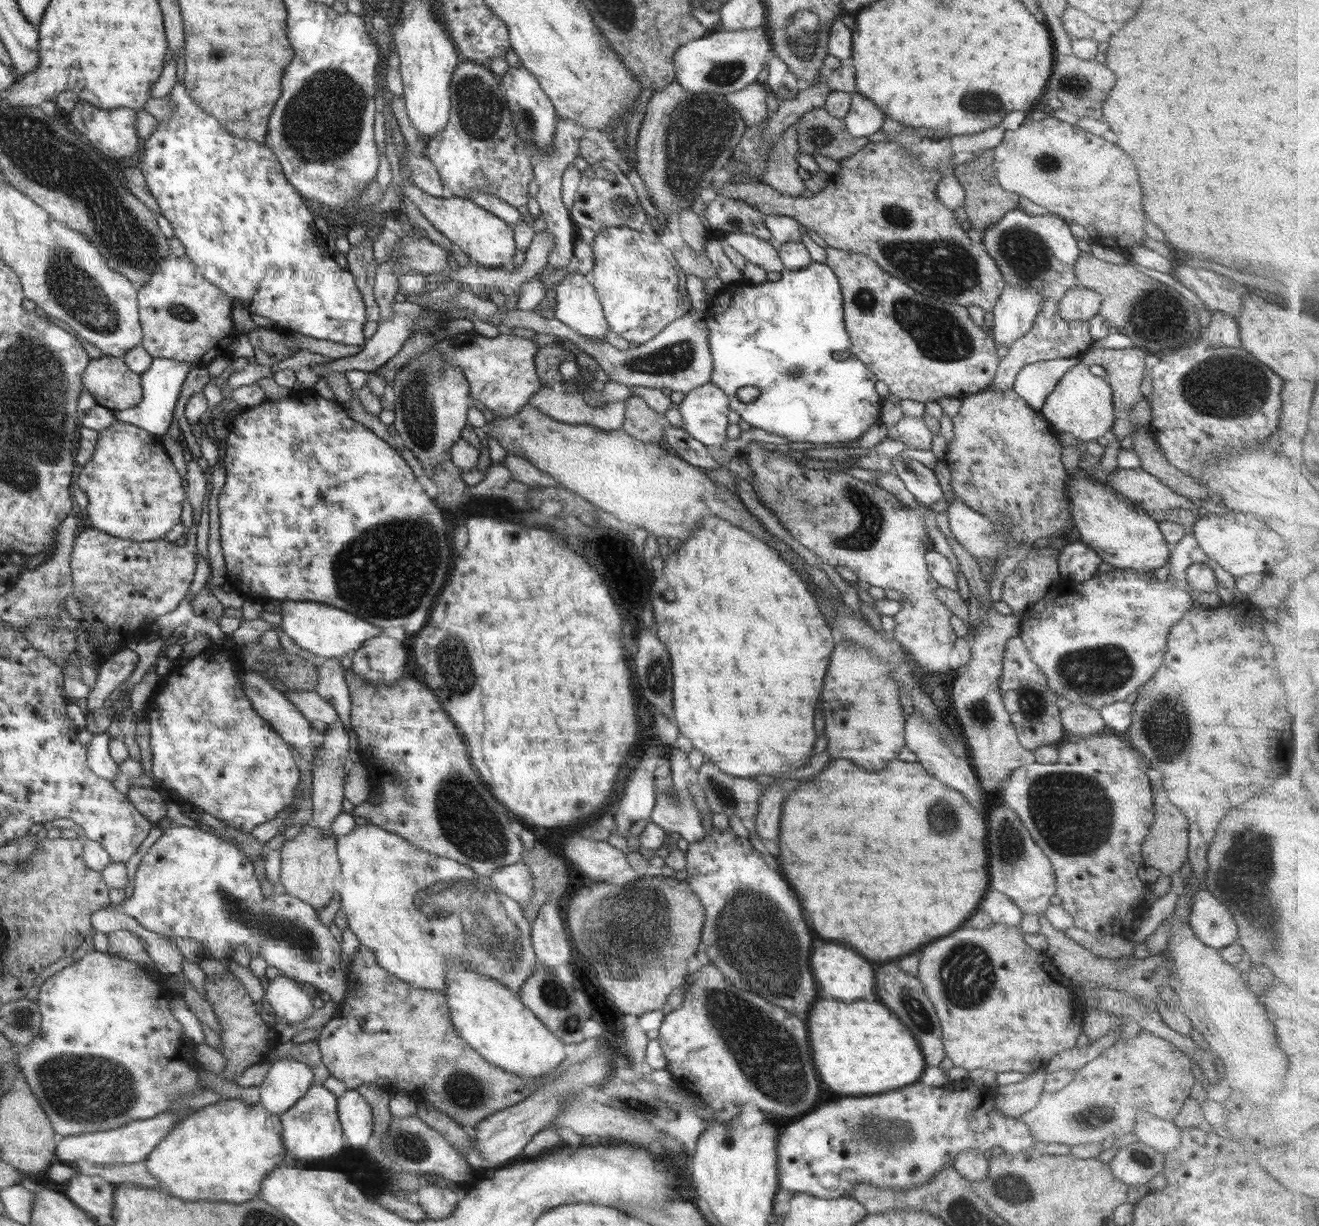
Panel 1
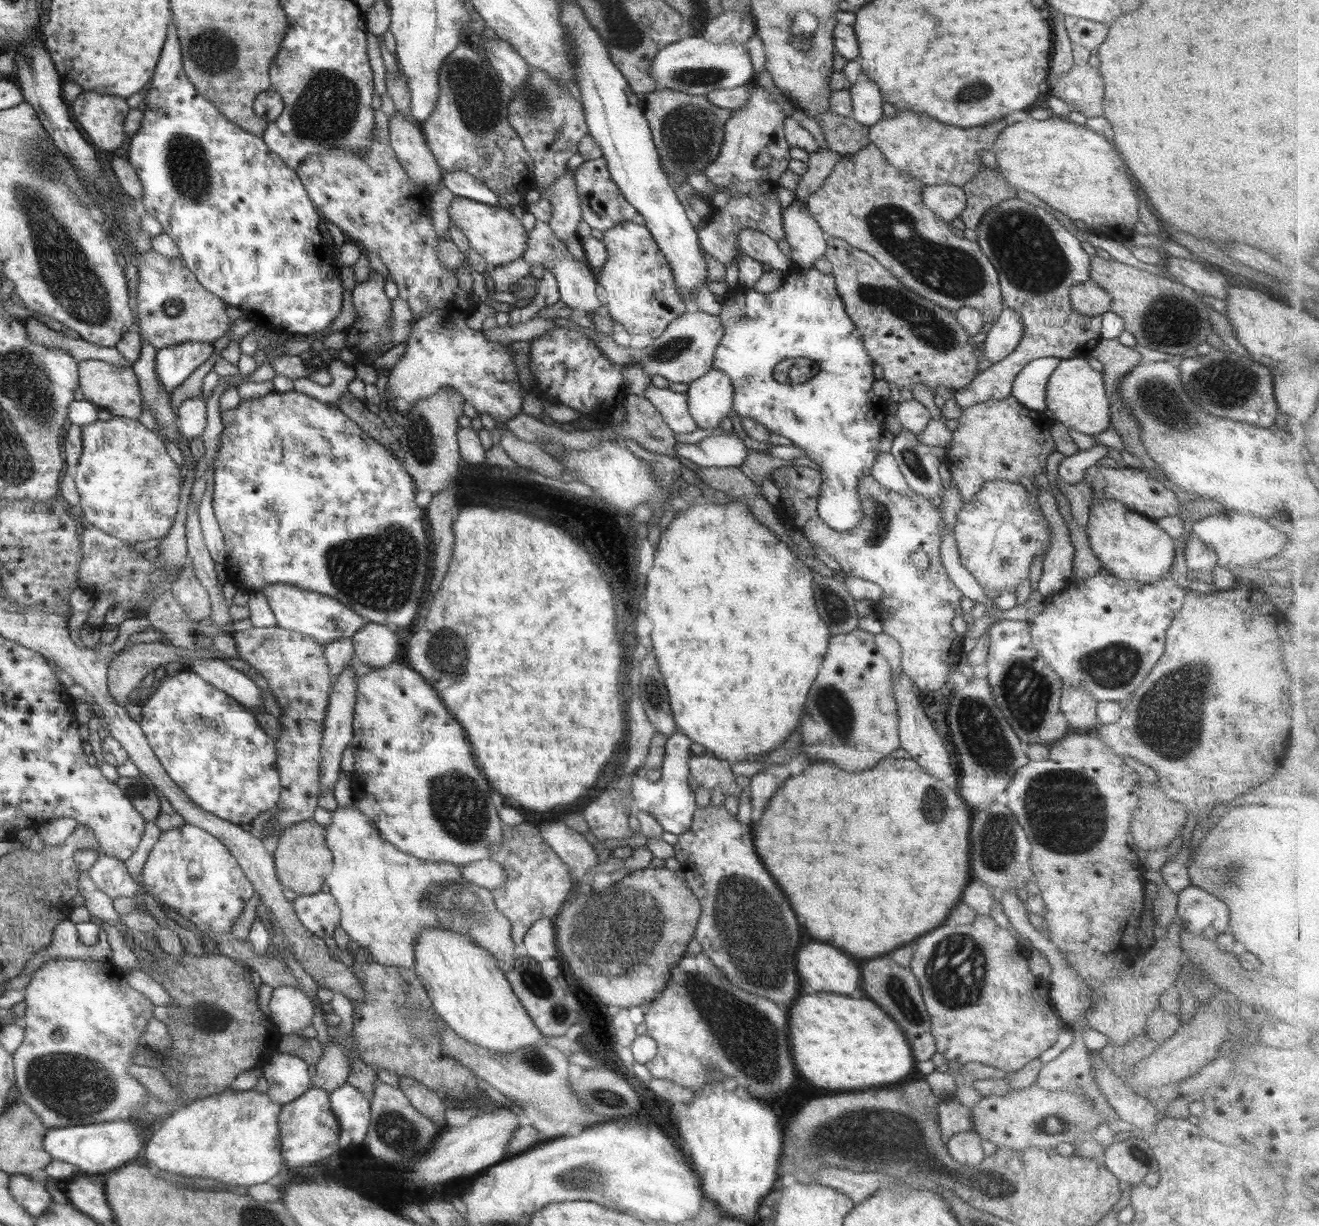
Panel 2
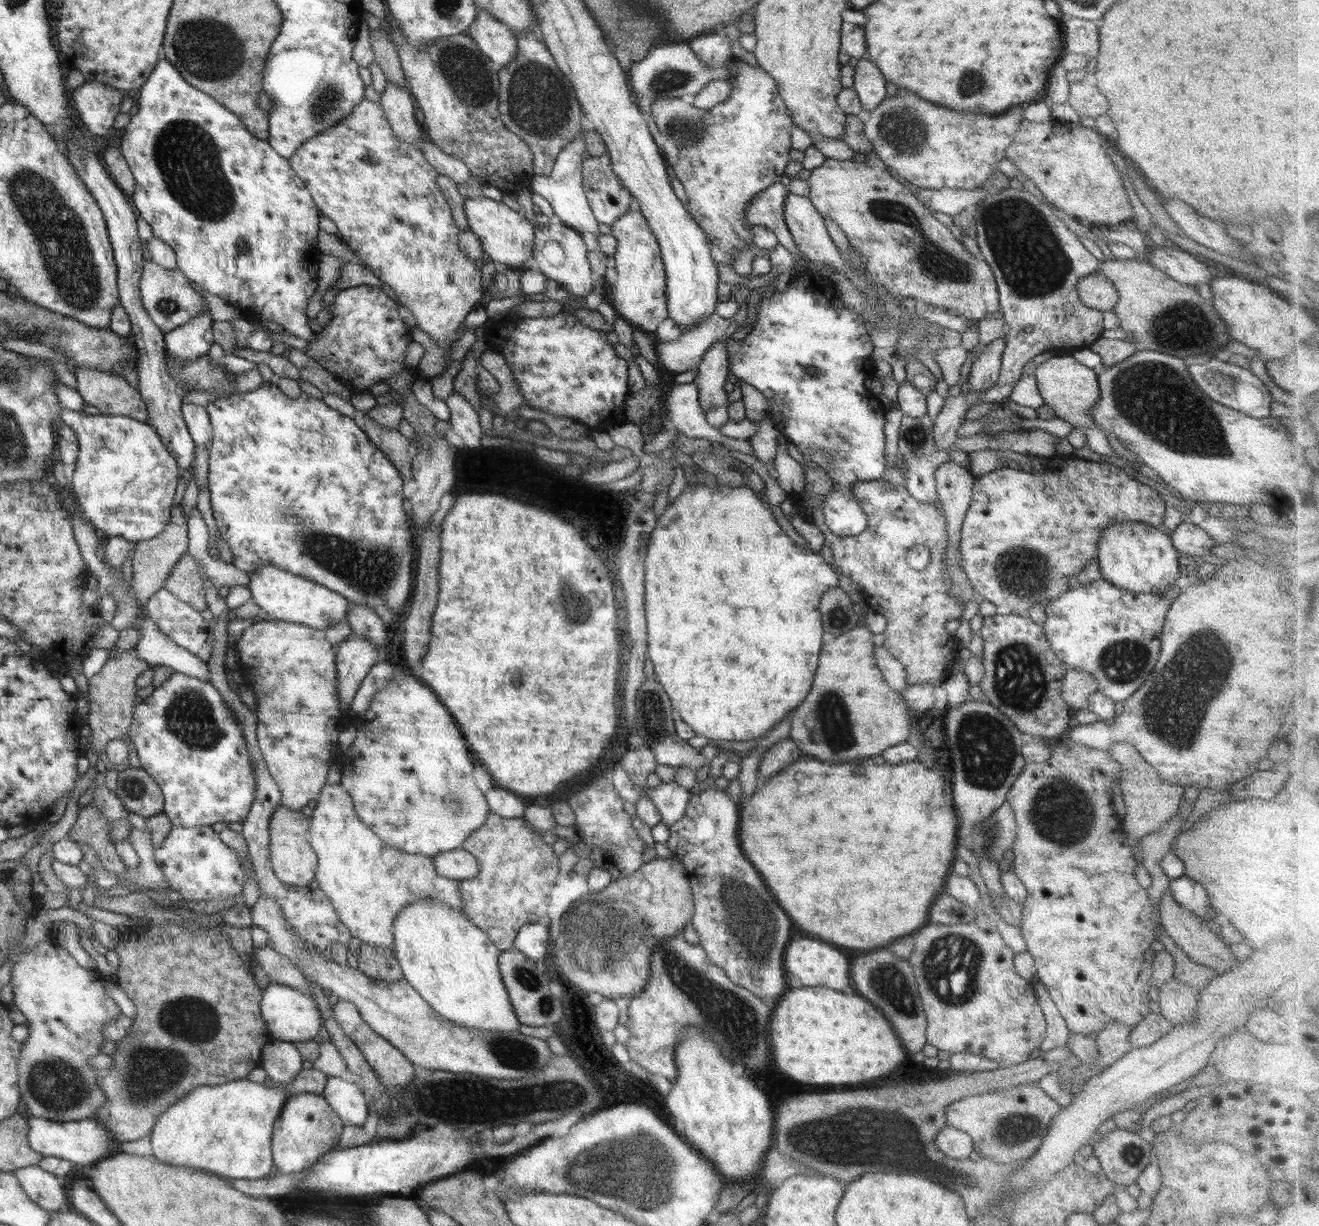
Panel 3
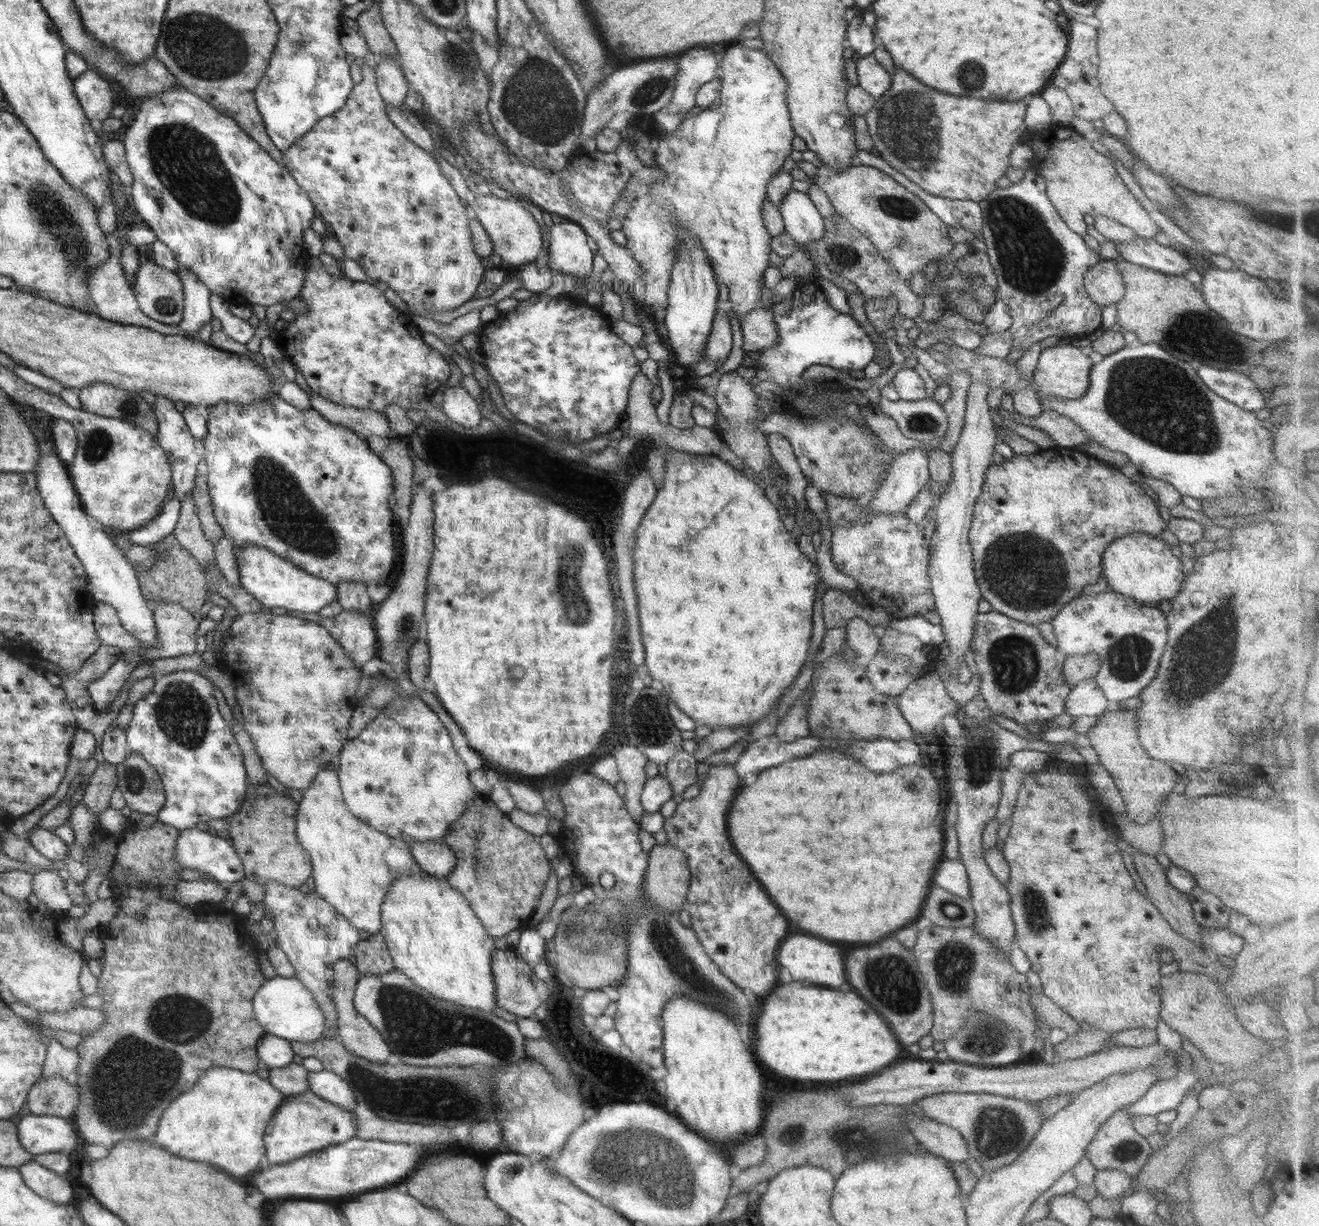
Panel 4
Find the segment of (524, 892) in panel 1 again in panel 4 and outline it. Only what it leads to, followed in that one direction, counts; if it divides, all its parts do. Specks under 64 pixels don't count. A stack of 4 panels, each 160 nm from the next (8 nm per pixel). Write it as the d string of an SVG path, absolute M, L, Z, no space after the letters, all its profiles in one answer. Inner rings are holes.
M443 840L410 841L410 852L428 875L446 878L457 865L454 851Z

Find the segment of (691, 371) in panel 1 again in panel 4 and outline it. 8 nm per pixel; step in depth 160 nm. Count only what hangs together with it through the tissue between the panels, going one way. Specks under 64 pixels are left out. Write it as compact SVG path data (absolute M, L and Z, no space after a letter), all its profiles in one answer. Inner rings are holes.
M759 303L741 322L743 332L743 350L749 356L758 350L772 348L777 344L779 332L774 322L772 310L766 310Z

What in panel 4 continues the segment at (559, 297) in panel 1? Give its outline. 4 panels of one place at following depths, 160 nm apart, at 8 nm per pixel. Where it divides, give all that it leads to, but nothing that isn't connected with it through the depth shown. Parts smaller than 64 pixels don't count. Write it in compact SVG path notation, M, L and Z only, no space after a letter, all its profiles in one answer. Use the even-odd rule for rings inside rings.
M572 220L555 224L550 229L550 268L574 277L590 277L596 254L590 250L587 232Z

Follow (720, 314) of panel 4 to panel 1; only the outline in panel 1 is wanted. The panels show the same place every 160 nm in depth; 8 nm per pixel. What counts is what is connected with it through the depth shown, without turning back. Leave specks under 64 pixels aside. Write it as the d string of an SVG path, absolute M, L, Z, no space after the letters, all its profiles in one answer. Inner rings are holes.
M712 381L694 388L687 392L682 402L679 402L679 411L683 418L683 429L696 440L699 440L707 447L719 447L728 437L726 428L728 421L728 412L730 412L728 395Z

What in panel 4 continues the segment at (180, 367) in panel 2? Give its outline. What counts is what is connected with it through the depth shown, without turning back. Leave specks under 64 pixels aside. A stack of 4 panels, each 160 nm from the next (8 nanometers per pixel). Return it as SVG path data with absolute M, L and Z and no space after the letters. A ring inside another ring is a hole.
M184 265L177 270L181 283L185 284L185 318L178 324L182 335L197 338L197 334L205 322L212 318L210 306L211 290Z

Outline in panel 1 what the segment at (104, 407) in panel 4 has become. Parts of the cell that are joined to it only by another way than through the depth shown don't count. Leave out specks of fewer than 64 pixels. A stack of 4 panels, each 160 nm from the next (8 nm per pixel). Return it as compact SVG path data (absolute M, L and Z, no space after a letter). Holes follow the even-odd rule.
M122 357L89 360L84 383L95 402L112 411L134 408L144 398L141 375L135 373Z

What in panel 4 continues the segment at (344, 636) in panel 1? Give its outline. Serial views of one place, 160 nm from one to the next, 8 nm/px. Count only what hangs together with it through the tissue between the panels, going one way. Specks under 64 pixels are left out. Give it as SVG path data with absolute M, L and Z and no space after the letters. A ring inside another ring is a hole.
M246 543L236 547L236 562L240 584L244 590L263 604L266 610L318 612L338 600L337 585L298 567L262 545Z

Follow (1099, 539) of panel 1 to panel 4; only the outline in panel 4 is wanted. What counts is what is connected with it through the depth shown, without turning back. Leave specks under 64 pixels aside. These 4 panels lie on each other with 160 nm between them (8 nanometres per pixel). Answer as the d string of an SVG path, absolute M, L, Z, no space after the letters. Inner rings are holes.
M1140 532L1118 538L1105 547L1102 568L1102 577L1111 590L1136 603L1154 607L1174 599L1182 590L1185 579L1181 559L1172 553L1169 544L1162 538Z

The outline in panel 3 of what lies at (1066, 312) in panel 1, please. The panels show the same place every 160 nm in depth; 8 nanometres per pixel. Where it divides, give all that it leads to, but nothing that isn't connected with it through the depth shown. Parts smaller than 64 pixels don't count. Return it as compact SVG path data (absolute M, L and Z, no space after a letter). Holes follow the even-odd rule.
M1100 270L1081 278L1076 288L1080 300L1090 308L1106 312L1118 306L1119 292L1114 283Z

